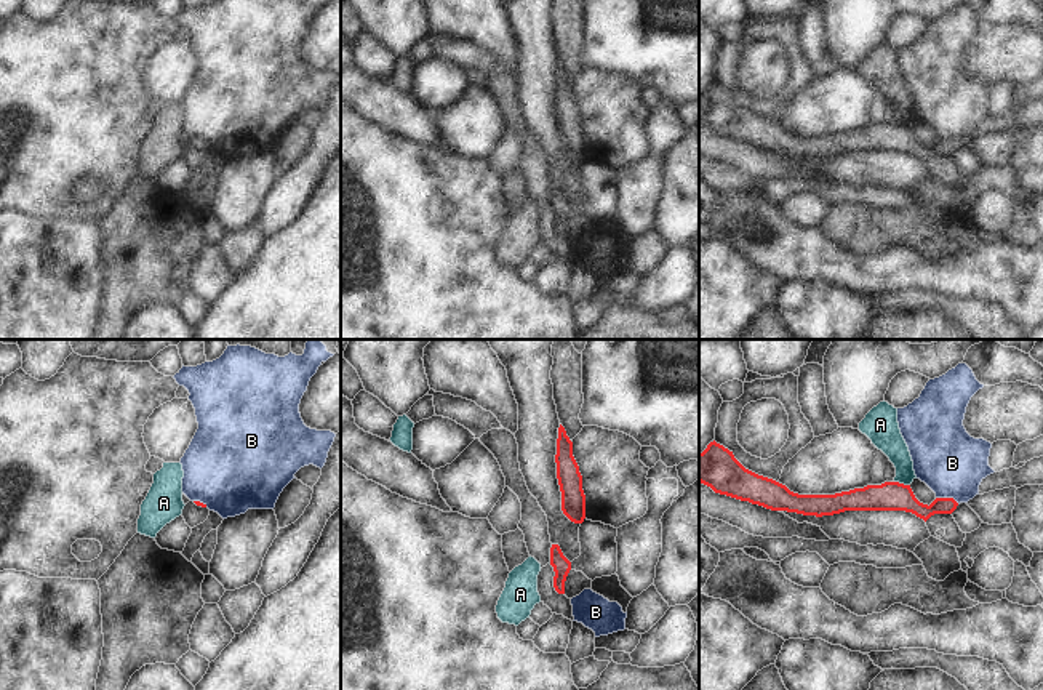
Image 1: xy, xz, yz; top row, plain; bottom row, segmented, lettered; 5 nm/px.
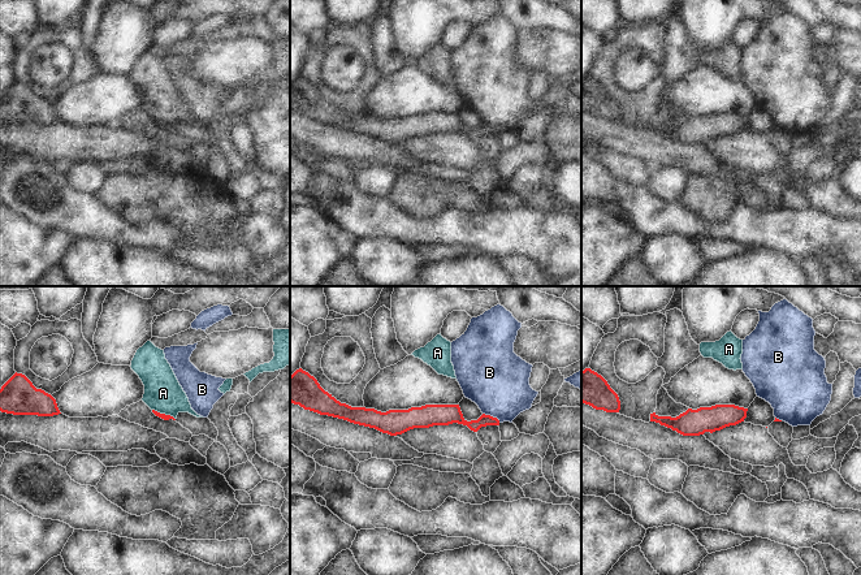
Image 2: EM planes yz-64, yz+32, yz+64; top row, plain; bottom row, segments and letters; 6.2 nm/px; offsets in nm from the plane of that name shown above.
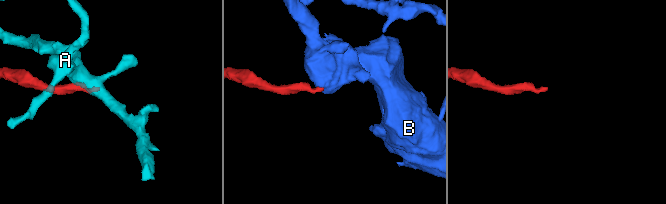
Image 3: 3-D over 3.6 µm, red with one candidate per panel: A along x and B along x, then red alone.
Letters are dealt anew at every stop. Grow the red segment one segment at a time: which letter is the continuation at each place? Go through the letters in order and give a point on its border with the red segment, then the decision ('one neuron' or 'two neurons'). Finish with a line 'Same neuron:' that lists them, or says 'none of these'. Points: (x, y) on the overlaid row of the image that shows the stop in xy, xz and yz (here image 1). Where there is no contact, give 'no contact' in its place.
A: contact yz (903, 484); two neurons
B: contact yz (947, 498); two neurons
Same neuron: none of these

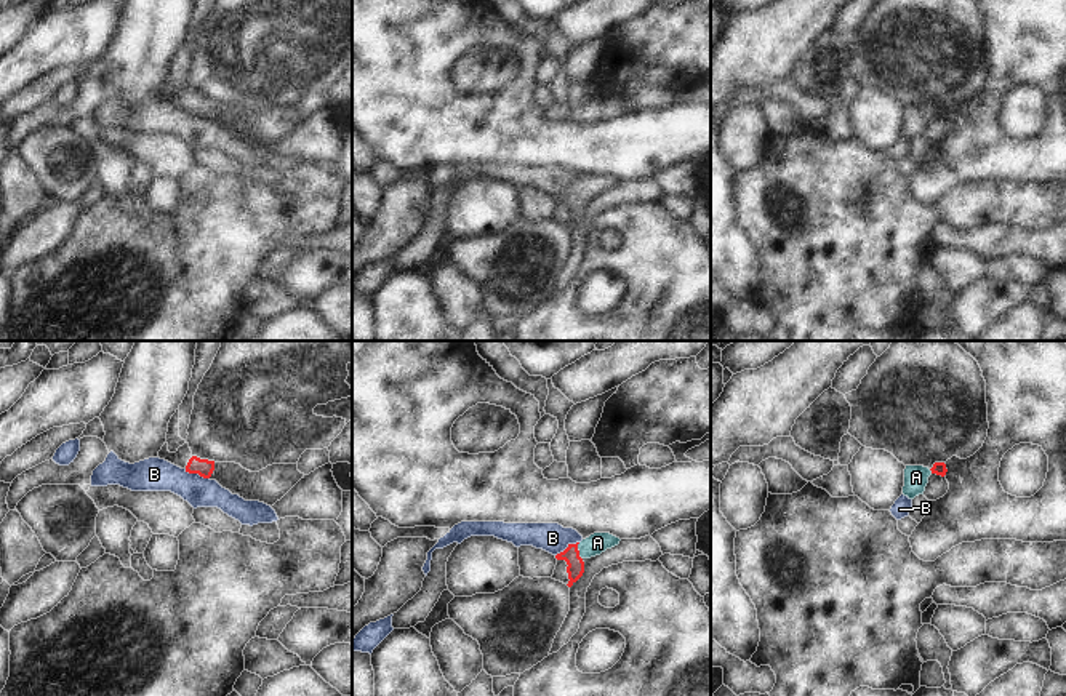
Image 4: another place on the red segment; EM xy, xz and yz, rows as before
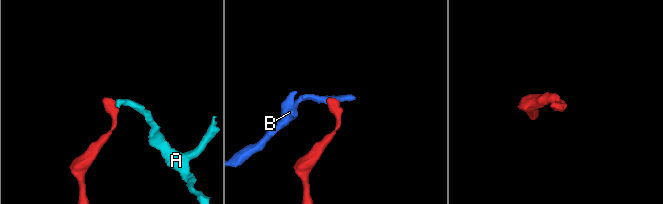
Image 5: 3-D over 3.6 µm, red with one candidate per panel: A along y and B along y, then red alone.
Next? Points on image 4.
A: contact xz (578, 551); one neuron
B: contact xy (197, 472); two neurons
Same neuron: A

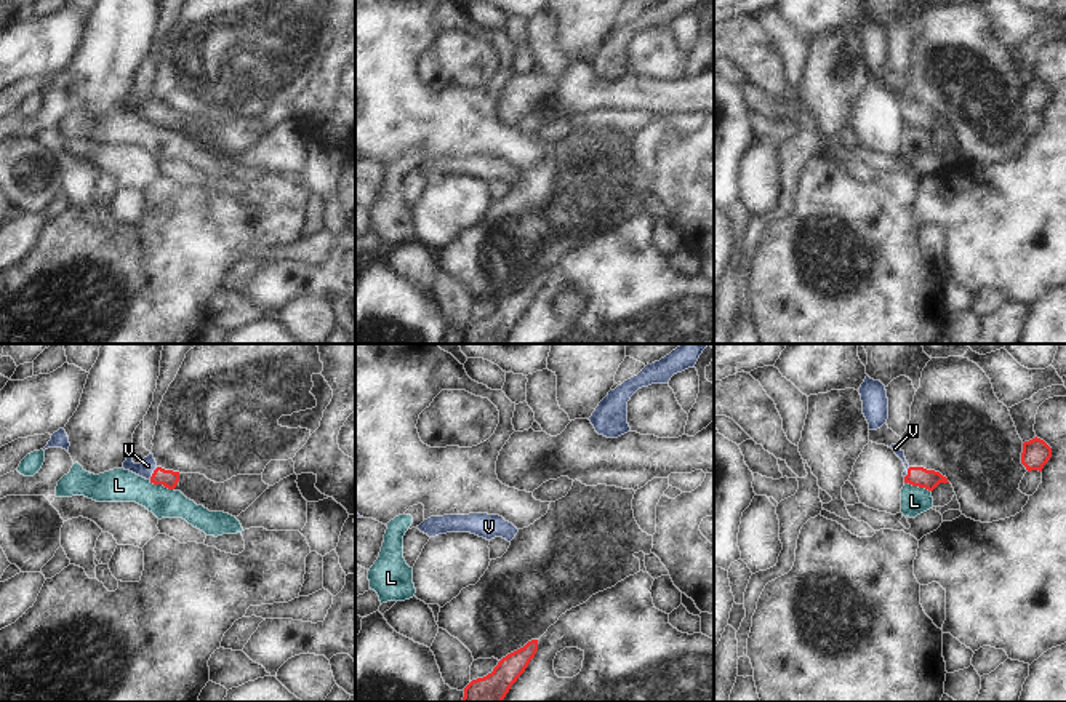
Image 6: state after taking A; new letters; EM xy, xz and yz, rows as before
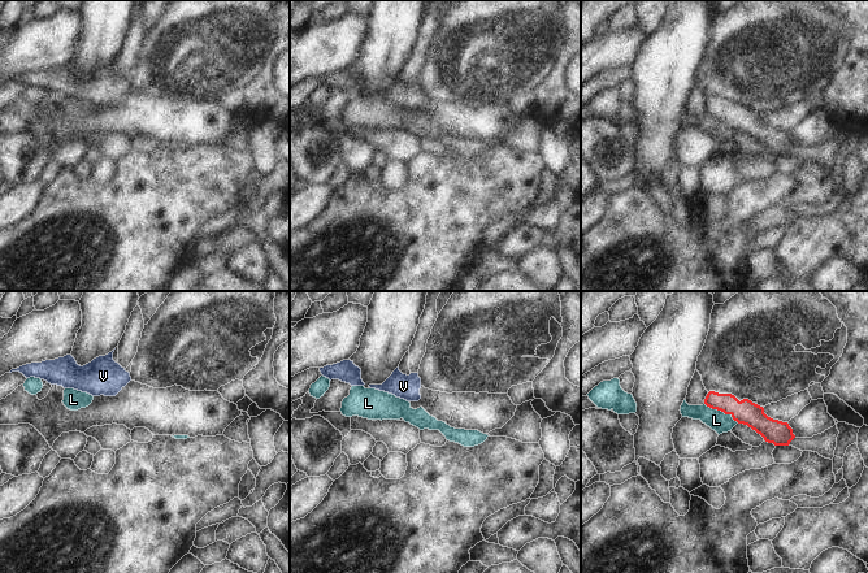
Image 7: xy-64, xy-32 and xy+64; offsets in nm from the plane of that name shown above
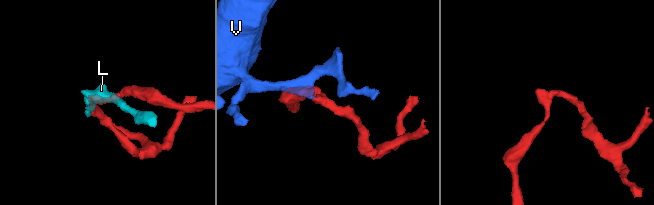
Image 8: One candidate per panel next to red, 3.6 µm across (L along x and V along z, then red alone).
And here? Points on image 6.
L: contact yz (917, 485); two neurons
V: contact xy (152, 474); one neuron
Same neuron: V

